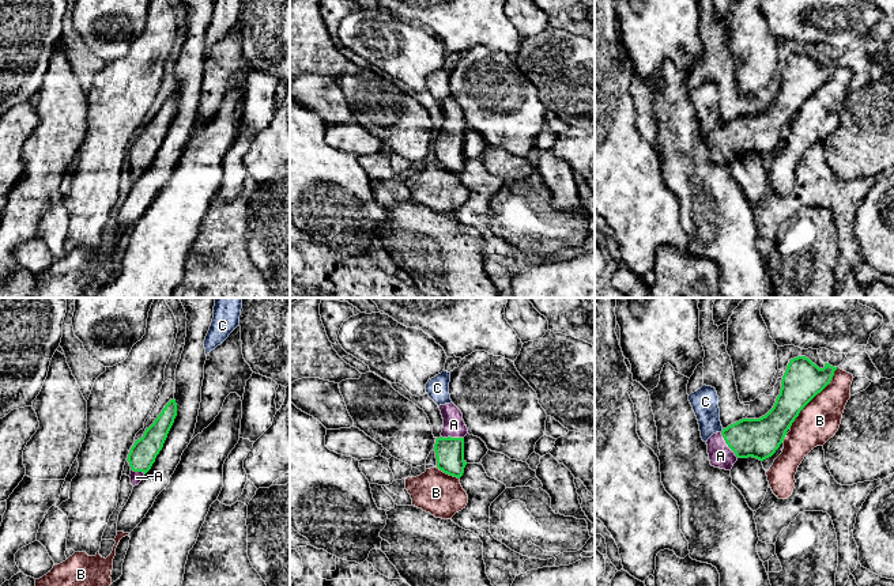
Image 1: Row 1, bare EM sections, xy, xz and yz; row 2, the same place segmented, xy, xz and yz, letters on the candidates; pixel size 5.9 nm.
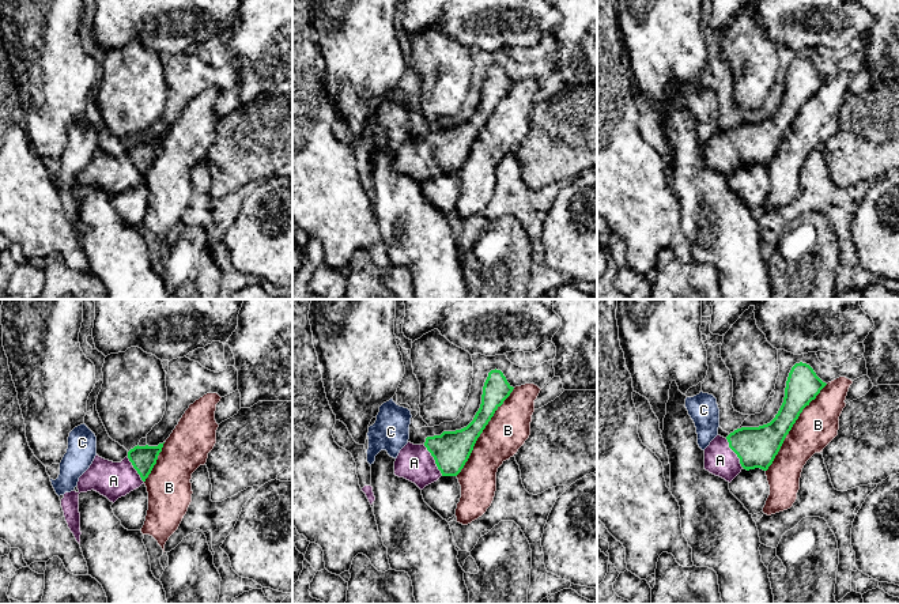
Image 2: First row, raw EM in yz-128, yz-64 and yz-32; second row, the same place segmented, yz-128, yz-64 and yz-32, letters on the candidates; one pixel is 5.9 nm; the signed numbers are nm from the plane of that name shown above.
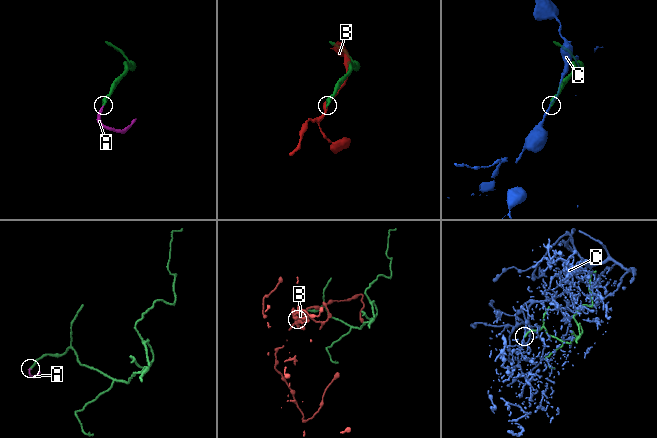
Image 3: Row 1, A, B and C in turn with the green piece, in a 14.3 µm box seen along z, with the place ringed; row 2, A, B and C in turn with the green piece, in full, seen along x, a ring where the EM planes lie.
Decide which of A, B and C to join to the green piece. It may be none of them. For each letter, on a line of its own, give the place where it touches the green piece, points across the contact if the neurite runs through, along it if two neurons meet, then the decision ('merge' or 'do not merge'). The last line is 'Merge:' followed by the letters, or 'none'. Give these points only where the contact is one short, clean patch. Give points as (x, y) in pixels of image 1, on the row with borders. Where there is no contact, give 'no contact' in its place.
A: meets green in yz at (727, 443); runs through yz (759, 438), (744, 438), (727, 443), (720, 456); merge
B: meets green in yz at (814, 396); do not merge
C: meets green in yz at (723, 430); border along yz (723, 428), (720, 431); do not merge
Merge: A

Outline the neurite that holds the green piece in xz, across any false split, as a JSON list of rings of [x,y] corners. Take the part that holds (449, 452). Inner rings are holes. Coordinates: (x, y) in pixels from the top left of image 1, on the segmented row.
[[[453,402],[438,408],[444,419],[444,428],[433,449],[437,468],[449,476],[460,479],[467,465],[464,461],[464,436],[468,434],[468,428],[461,411]]]

